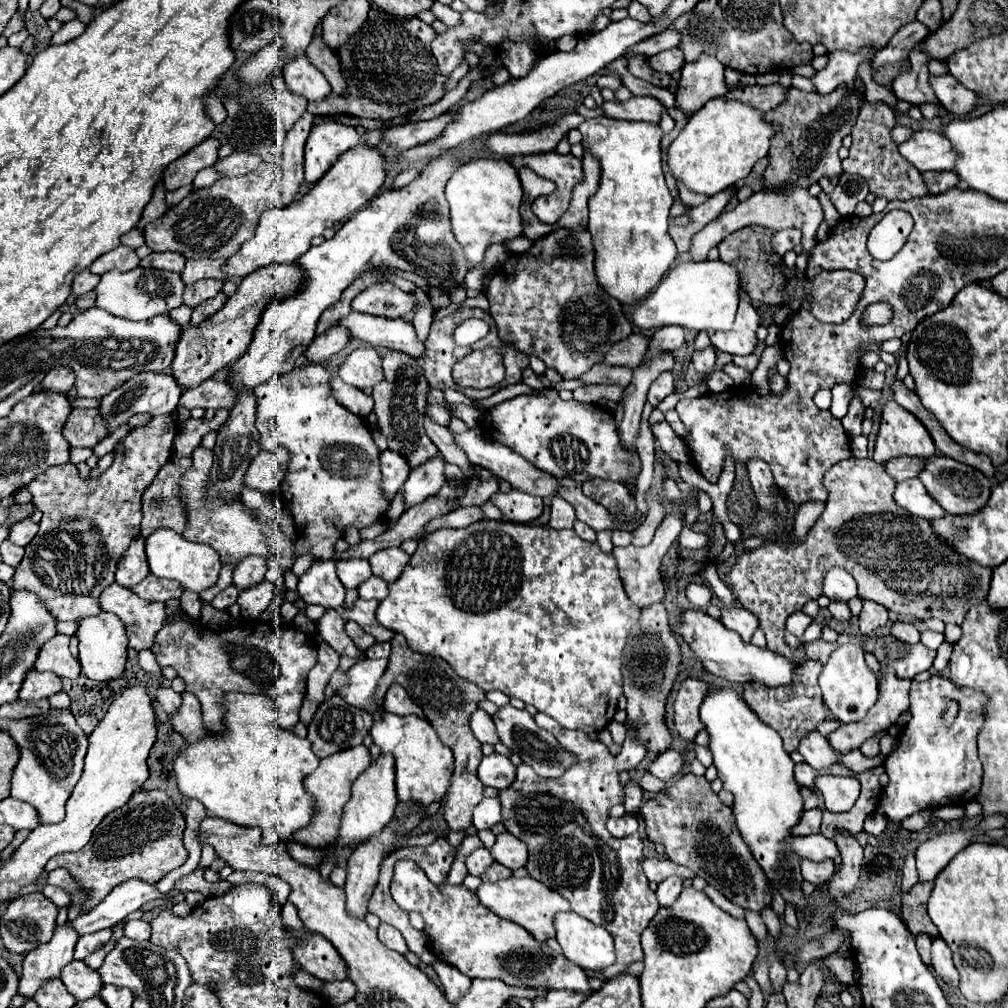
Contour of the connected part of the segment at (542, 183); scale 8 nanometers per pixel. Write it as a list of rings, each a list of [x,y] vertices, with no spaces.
[[[521,170],[519,172],[521,178],[521,186],[523,186],[523,196],[541,196],[541,194],[551,194],[555,190],[555,184],[551,184],[545,178],[539,178],[535,172],[531,170]]]

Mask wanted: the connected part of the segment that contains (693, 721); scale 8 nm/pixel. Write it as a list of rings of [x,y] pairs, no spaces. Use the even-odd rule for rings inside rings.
[[[687,678],[687,680],[683,680],[681,690],[677,692],[677,698],[673,702],[675,730],[687,742],[693,742],[697,732],[703,728],[703,722],[699,720],[699,706],[701,706],[705,692],[707,692],[705,682]]]

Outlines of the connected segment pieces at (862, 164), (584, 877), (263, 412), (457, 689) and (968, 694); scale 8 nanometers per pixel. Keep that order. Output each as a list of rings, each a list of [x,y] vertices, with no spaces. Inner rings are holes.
[[[863,102],[857,122],[853,126],[853,144],[849,148],[849,158],[843,160],[843,170],[849,174],[859,174],[867,180],[869,192],[877,198],[887,200],[911,200],[921,198],[927,192],[923,186],[919,170],[913,164],[907,164],[897,150],[897,144],[891,140],[891,130],[895,126],[895,112],[887,102]]]
[[[537,714],[535,722],[539,728],[551,732],[565,752],[575,756],[575,764],[555,780],[541,778],[531,766],[519,764],[513,784],[499,792],[503,808],[501,824],[509,834],[527,844],[529,860],[525,868],[529,876],[559,892],[569,900],[573,912],[603,926],[613,936],[617,960],[613,966],[597,970],[611,980],[629,964],[643,960],[639,936],[659,910],[657,896],[649,888],[649,880],[643,872],[643,836],[635,832],[625,838],[613,838],[605,828],[609,806],[623,802],[623,786],[617,774],[637,768],[647,748],[639,740],[637,730],[629,726],[623,750],[617,754],[623,756],[621,764],[605,744],[591,740],[585,732],[567,730],[547,714]]]
[[[307,364],[293,368],[283,376],[275,376],[265,384],[255,388],[257,396],[257,430],[261,434],[259,448],[271,452],[275,444],[289,450],[289,466],[283,478],[281,494],[289,502],[291,516],[299,530],[297,554],[313,552],[315,558],[327,560],[335,552],[335,542],[343,536],[345,526],[363,528],[373,522],[383,522],[389,502],[381,494],[381,470],[379,470],[379,450],[367,430],[363,418],[351,414],[347,408],[337,404],[329,388],[331,374],[321,364]]]
[[[395,634],[395,638],[391,640],[391,646],[393,646],[393,650],[391,650],[389,666],[379,682],[377,702],[379,704],[383,702],[383,696],[393,682],[403,684],[409,698],[421,706],[425,718],[437,730],[441,742],[453,750],[455,768],[451,774],[451,786],[445,796],[443,816],[449,824],[449,830],[463,832],[473,826],[471,814],[473,814],[473,808],[483,800],[483,788],[485,788],[481,784],[481,780],[477,778],[477,766],[483,758],[481,742],[473,736],[473,732],[469,728],[469,718],[477,710],[477,704],[481,700],[485,700],[485,692],[477,684],[461,678],[443,658],[433,658],[433,656],[425,656],[425,654],[417,654],[417,652],[409,650],[405,638],[399,634]]]
[[[933,674],[927,682],[913,682],[911,684],[911,720],[907,726],[903,726],[901,734],[897,736],[895,750],[885,758],[885,772],[889,776],[889,784],[883,792],[883,804],[885,814],[889,820],[903,820],[905,816],[911,816],[915,812],[921,812],[925,808],[937,808],[937,806],[965,806],[967,802],[975,800],[981,788],[983,768],[977,756],[977,732],[983,724],[983,706],[985,696],[981,692],[973,692],[969,688],[957,688],[953,682]],[[953,698],[959,704],[959,714],[953,724],[943,724],[943,708],[945,700]]]

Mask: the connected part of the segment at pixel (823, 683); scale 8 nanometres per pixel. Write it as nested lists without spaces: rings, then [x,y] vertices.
[[[841,644],[829,656],[829,660],[825,662],[819,674],[819,686],[823,690],[823,702],[843,724],[859,722],[863,716],[867,716],[869,708],[877,702],[877,694],[879,694],[877,680],[863,660],[863,648],[857,644]]]

